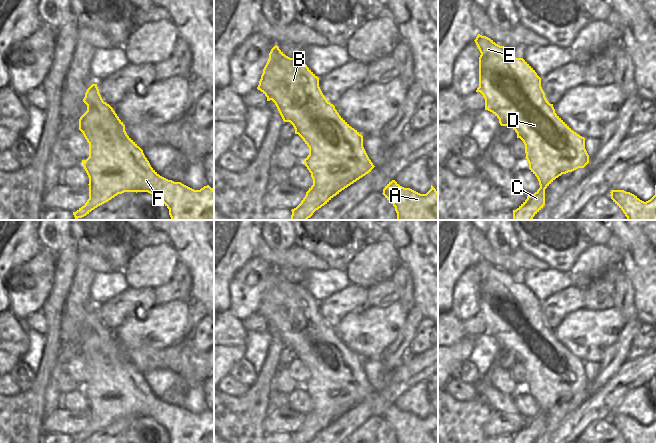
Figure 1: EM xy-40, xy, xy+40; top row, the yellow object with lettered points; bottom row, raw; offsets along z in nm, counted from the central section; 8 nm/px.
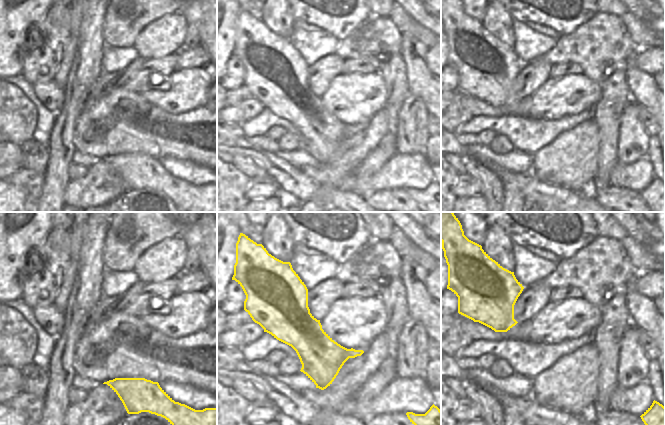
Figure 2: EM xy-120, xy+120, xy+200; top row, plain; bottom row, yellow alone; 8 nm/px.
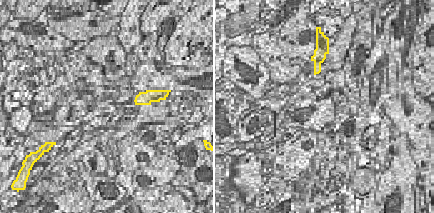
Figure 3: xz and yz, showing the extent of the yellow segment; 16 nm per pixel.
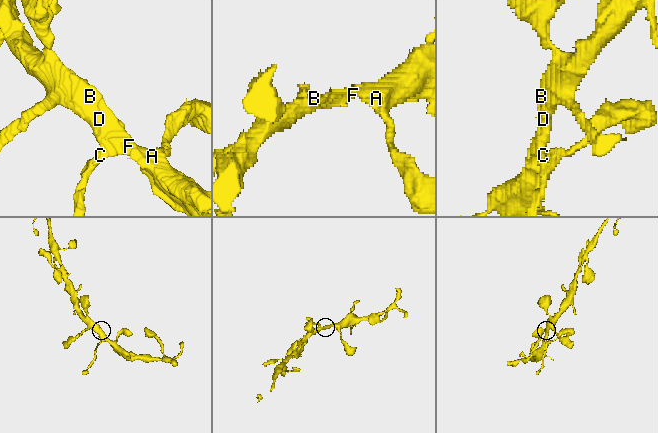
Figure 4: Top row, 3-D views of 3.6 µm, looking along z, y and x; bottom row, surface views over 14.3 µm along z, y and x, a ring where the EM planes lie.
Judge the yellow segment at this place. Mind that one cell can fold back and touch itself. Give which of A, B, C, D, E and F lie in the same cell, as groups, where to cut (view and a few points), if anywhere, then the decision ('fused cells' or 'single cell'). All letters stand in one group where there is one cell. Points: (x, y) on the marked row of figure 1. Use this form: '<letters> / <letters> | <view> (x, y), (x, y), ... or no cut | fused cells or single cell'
A B C D E F | no cut | single cell

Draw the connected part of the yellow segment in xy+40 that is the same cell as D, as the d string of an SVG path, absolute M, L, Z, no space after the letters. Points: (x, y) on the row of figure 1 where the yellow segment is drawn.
M480 34L477 35L474 40L481 55L479 57L479 87L476 92L480 92L485 99L485 110L492 112L498 119L501 126L510 126L516 133L517 138L520 138L525 145L526 159L529 163L529 169L537 177L540 188L532 195L527 196L527 199L516 209L513 210L512 220L532 220L533 217L543 208L545 205L545 189L559 176L572 172L578 168L584 168L589 163L589 155L585 149L585 138L574 132L556 113L553 104L550 104L545 93L541 87L541 78L537 75L535 70L523 59L516 58L512 51L504 46L496 44L493 40Z

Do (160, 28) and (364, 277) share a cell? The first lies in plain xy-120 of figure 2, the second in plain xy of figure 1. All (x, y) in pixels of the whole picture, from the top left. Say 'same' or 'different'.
same

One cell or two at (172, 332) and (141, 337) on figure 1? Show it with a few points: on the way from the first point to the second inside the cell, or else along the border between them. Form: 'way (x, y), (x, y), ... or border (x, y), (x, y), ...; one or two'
way (164, 332), (149, 333); one

